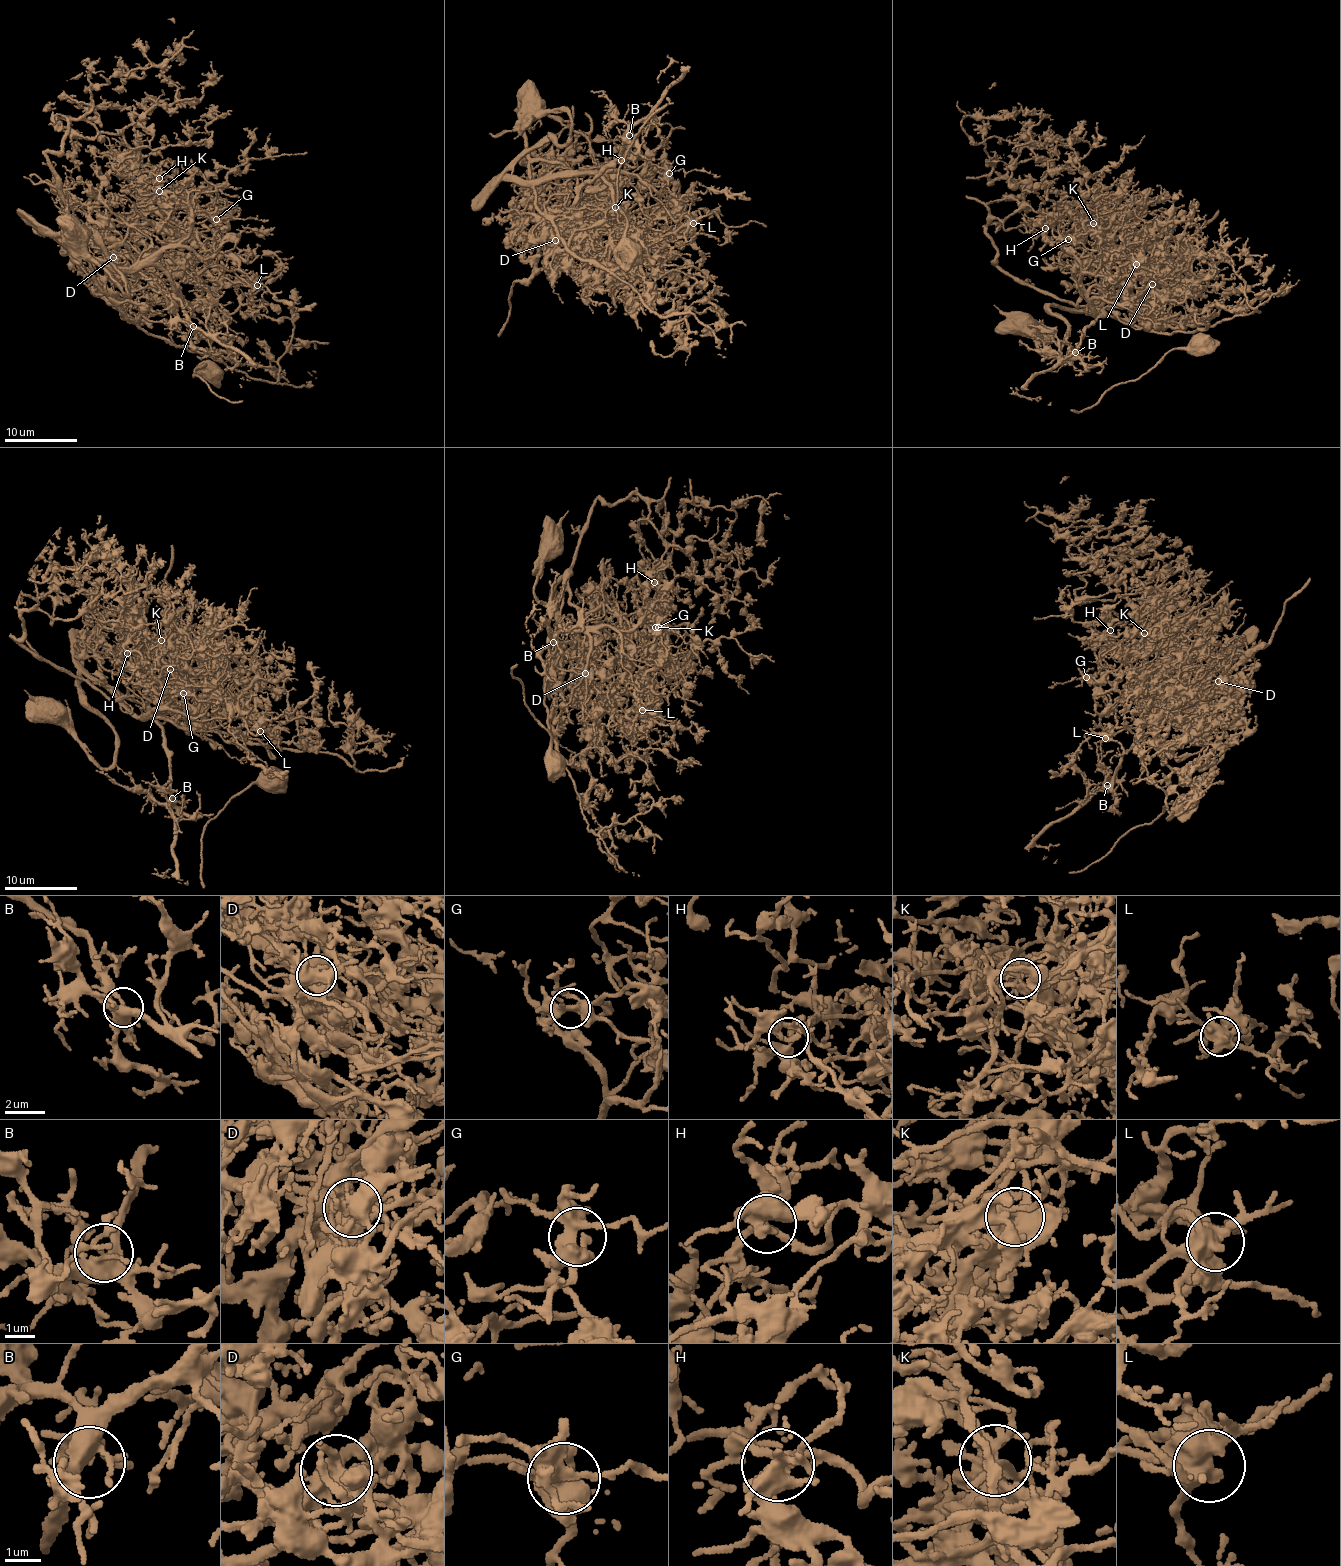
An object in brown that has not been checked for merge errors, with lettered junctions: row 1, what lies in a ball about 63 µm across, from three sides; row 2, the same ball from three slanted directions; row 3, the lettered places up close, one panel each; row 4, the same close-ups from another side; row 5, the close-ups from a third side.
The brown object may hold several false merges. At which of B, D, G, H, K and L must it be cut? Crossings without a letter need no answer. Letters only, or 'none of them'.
D, K

